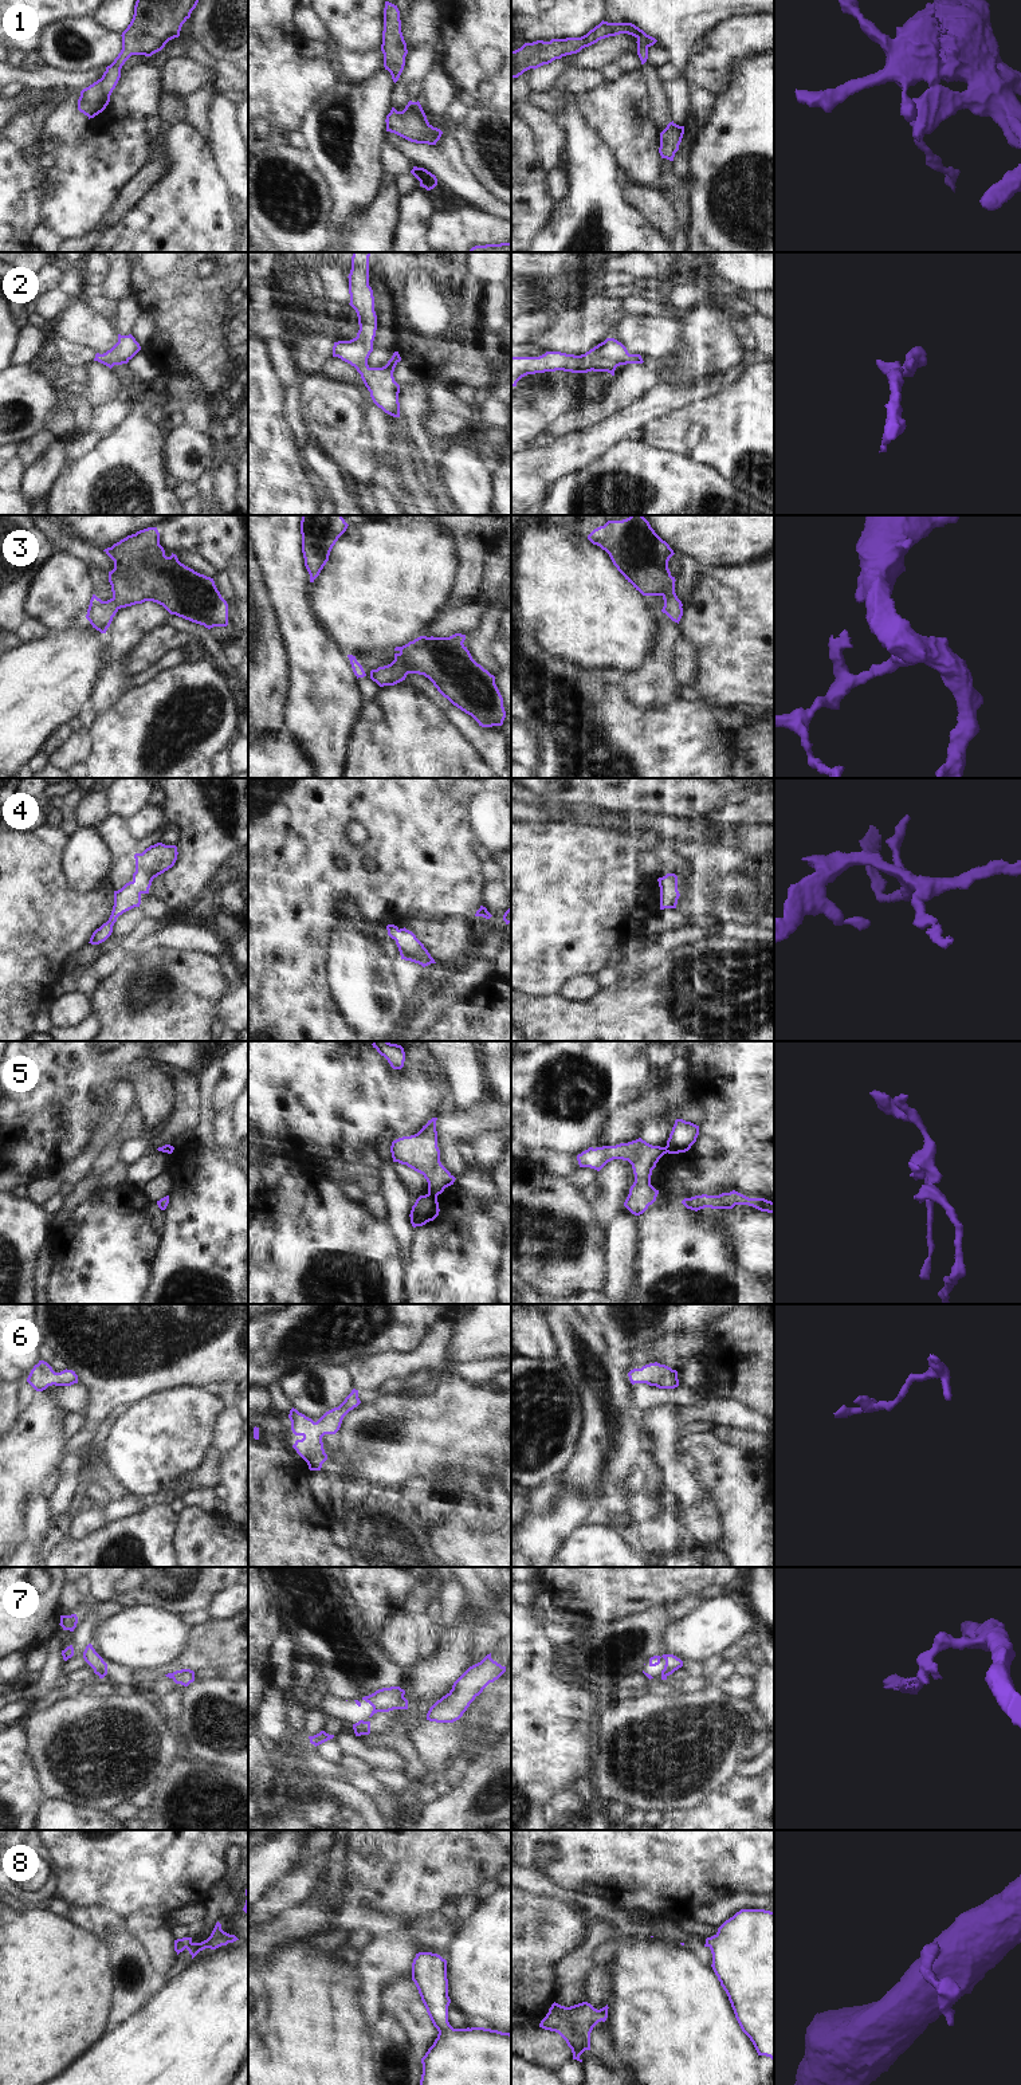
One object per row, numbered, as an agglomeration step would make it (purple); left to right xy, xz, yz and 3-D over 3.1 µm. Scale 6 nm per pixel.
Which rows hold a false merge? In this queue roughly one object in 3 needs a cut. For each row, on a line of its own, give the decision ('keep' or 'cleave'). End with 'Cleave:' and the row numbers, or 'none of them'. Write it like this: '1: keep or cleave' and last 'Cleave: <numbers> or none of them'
1: keep
2: keep
3: keep
4: keep
5: cleave
6: keep
7: cleave
8: keep
Cleave: 5, 7

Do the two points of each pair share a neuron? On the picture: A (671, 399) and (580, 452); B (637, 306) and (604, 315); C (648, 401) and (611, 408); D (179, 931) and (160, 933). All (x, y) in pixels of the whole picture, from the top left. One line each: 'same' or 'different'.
A: same
B: same
C: different
D: same

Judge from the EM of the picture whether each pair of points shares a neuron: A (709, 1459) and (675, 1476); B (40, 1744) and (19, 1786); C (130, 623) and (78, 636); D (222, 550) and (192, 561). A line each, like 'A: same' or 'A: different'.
A: different
B: different
C: different
D: different

